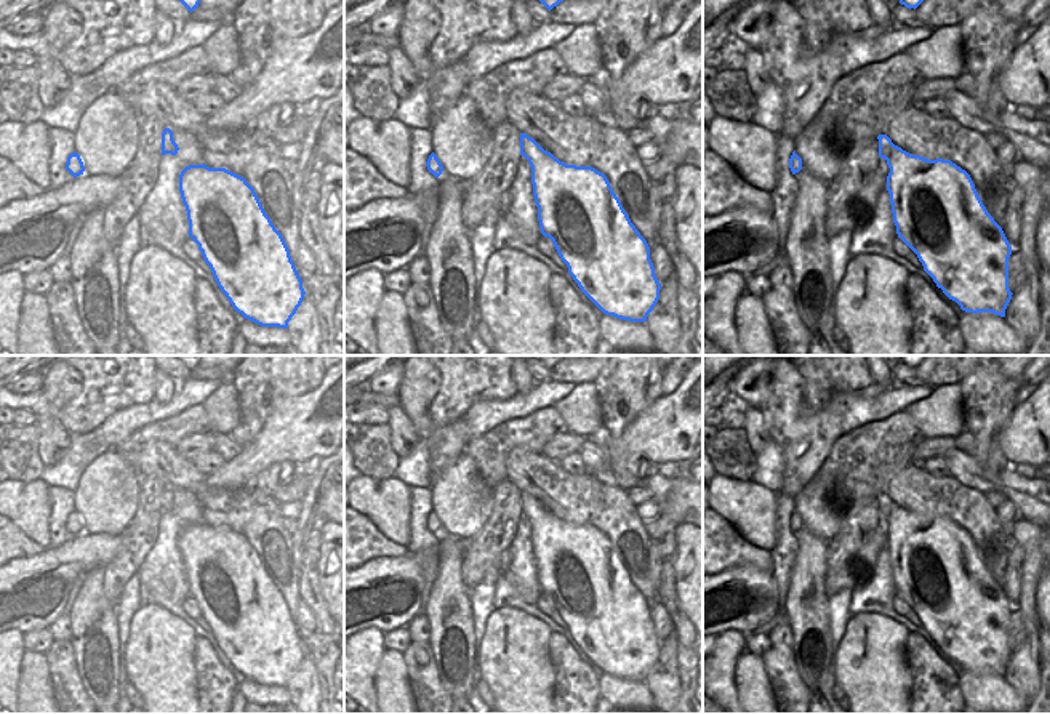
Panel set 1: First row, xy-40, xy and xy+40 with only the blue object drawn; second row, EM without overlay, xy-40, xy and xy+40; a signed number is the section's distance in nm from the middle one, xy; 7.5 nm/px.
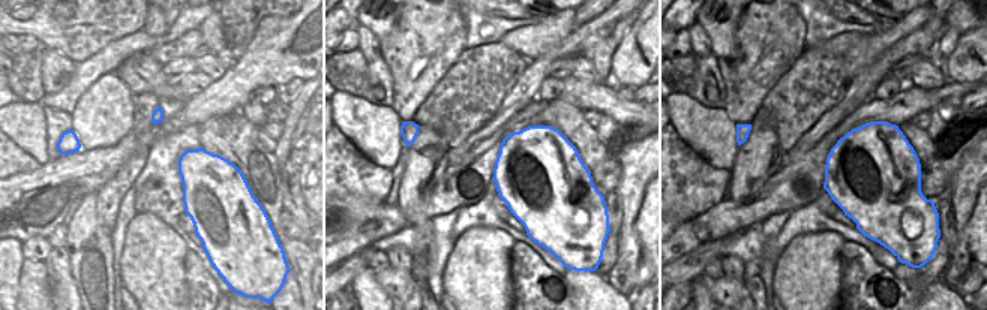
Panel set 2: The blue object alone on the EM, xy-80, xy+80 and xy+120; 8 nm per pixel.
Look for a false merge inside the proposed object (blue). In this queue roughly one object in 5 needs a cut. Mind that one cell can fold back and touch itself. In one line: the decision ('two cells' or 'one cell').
one cell

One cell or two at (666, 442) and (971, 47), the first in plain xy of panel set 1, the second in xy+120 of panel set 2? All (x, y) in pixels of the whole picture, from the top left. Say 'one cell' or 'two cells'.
one cell

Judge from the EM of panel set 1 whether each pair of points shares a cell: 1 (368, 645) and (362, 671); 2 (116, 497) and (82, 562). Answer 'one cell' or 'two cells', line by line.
1: one cell
2: two cells

